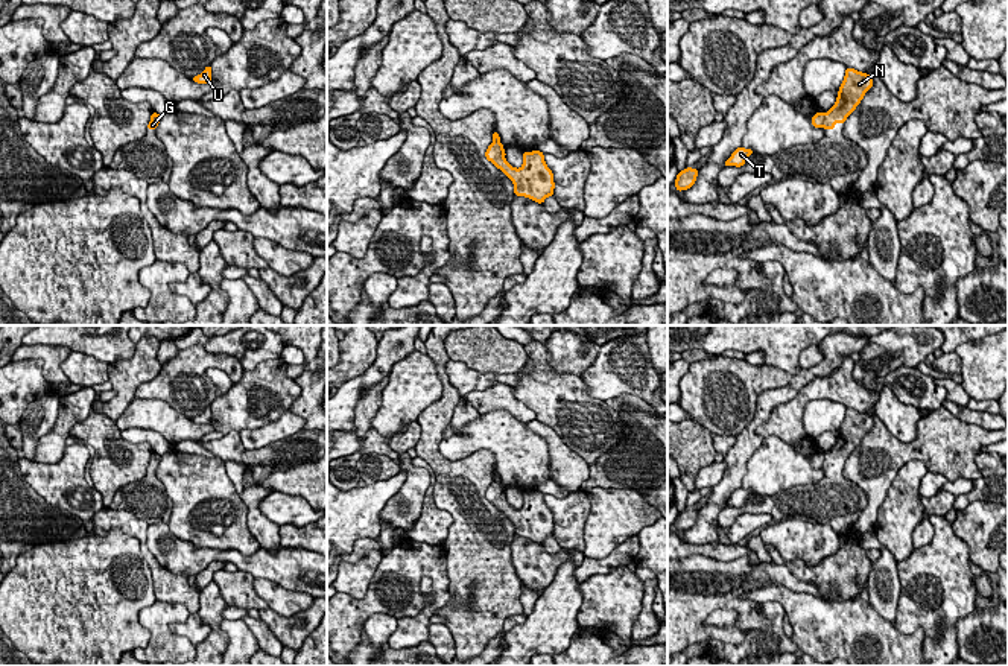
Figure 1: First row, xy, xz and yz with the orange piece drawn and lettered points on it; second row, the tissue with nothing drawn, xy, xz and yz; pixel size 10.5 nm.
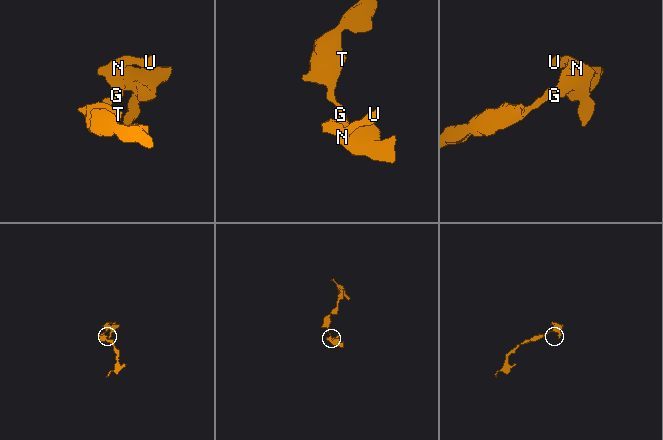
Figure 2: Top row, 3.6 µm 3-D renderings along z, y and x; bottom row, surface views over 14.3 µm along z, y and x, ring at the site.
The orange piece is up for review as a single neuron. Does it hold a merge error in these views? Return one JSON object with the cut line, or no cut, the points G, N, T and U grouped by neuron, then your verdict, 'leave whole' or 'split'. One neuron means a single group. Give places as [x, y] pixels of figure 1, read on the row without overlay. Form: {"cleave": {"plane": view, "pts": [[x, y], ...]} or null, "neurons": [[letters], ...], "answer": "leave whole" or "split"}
{"cleave": {"plane": "yz", "pts": [[824, 455], [821, 466]]}, "neurons": [["G", "N", "U"], ["T"]], "answer": "split"}

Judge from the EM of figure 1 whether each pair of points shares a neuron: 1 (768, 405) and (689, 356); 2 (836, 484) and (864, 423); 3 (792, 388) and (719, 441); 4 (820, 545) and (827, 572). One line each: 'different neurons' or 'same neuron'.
1: different neurons
2: same neuron
3: different neurons
4: different neurons

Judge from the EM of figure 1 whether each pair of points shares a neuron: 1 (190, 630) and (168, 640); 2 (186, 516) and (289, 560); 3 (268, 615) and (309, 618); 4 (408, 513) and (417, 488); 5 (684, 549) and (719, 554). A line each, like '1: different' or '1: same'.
1: different
2: different
3: same
4: same
5: same

